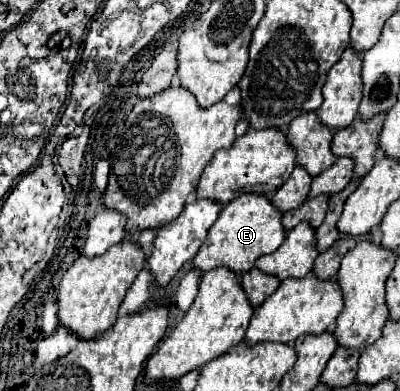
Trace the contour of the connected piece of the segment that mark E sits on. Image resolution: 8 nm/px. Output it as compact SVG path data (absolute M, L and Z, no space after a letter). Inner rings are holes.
M243 193L235 201L227 203L217 221L211 225L205 243L201 245L199 253L193 259L193 267L203 275L215 267L227 267L229 271L241 275L255 267L255 261L261 255L273 253L281 247L285 239L283 225L281 225L281 213L271 205L271 201L265 195L257 193Z

